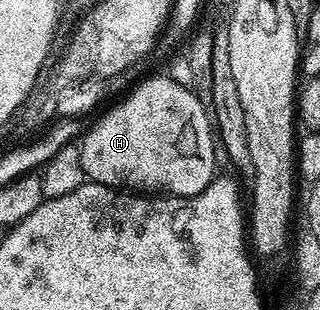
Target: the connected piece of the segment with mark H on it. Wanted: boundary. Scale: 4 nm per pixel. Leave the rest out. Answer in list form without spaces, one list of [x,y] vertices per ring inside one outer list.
[[[155,75],[152,79],[143,77],[118,102],[95,124],[91,123],[82,136],[81,165],[90,182],[116,189],[127,188],[135,193],[154,193],[159,197],[180,195],[184,199],[201,193],[216,178],[217,139],[213,134],[213,119],[186,82],[178,83],[167,75]]]

